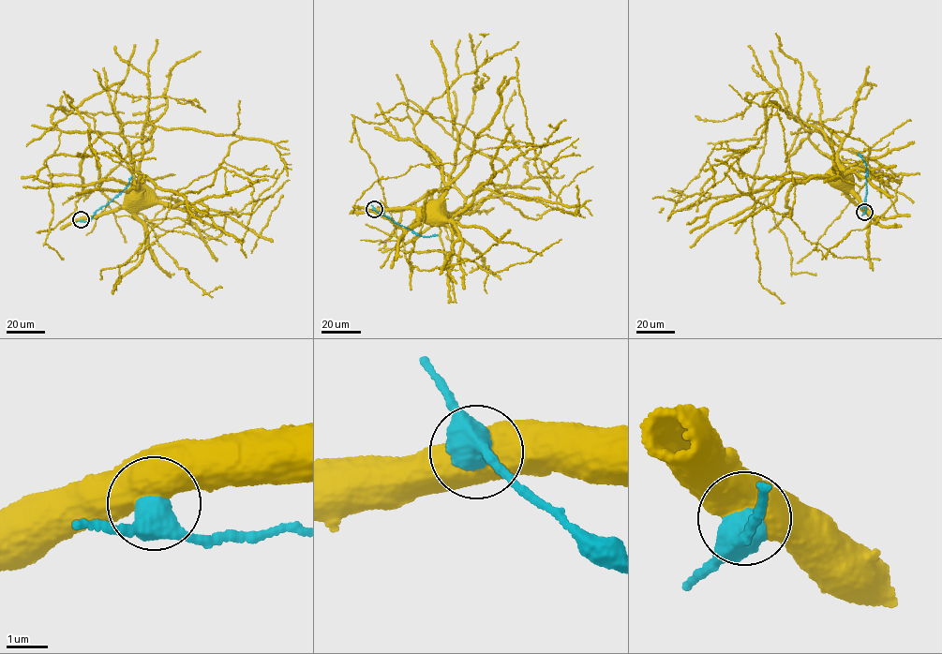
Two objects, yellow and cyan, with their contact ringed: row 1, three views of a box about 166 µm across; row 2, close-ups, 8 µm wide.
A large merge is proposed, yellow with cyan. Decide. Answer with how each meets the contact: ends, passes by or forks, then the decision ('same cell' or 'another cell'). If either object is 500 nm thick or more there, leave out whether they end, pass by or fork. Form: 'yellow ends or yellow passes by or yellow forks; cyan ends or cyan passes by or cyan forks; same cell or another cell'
same cell

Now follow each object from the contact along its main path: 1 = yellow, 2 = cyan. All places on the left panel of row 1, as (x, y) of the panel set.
1: (81, 219), (117, 210), (124, 204), (131, 188), (139, 191)
2: (81, 219), (88, 220), (95, 212), (123, 191), (131, 176)

